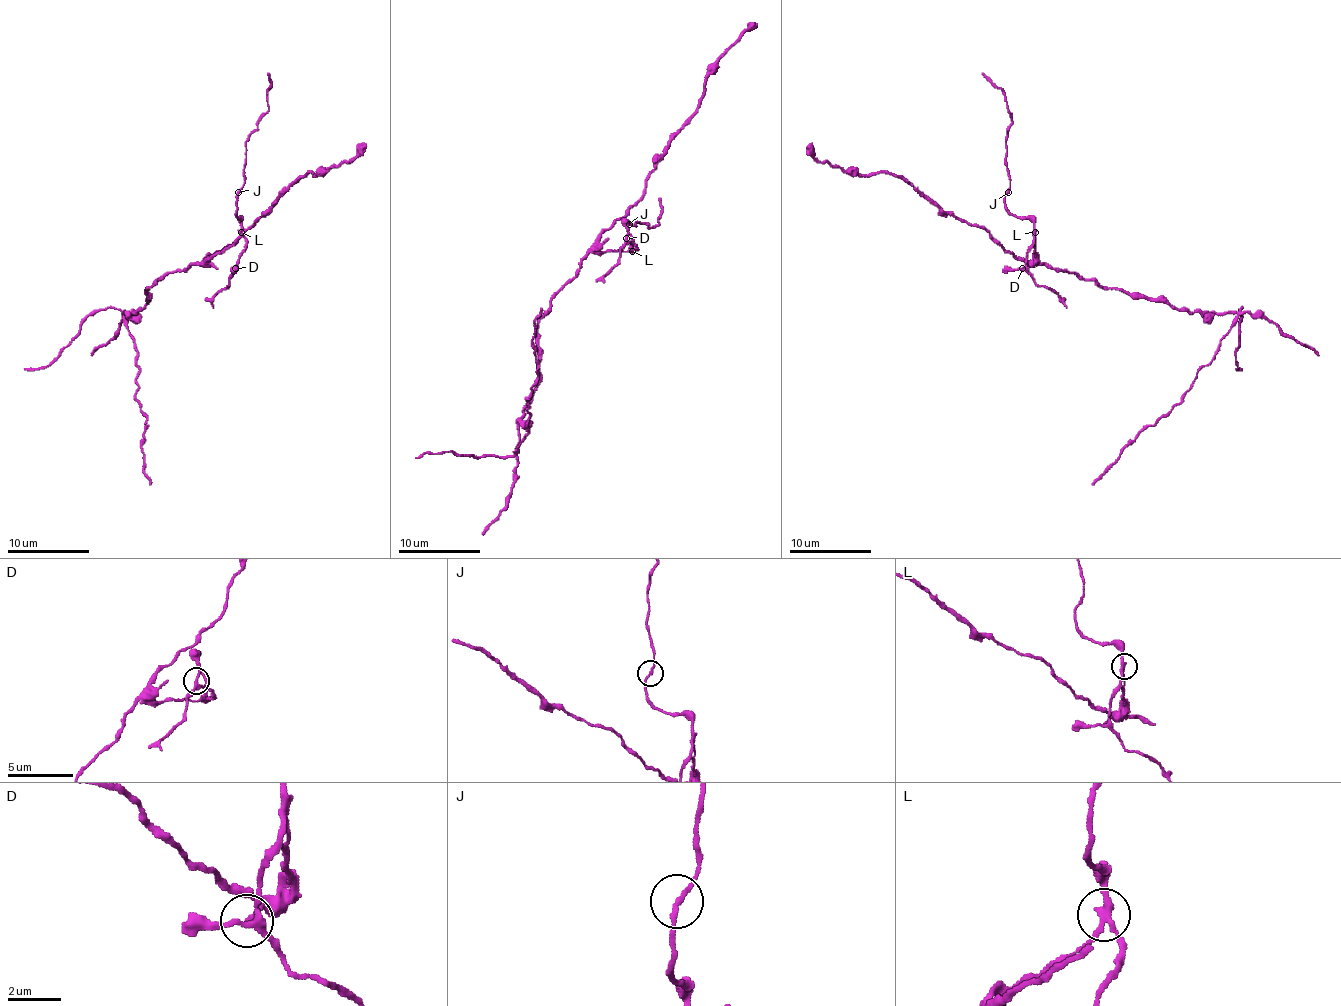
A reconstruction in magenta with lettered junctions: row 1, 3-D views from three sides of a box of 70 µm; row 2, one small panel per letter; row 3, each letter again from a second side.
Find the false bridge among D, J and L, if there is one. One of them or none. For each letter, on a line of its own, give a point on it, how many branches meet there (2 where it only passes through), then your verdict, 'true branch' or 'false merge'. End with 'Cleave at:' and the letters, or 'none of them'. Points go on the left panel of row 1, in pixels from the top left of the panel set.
D: place (235, 268); branches 3; true branch
J: place (238, 192); branches 2; true branch
L: place (241, 232); branches 3; false merge
Cleave at: L

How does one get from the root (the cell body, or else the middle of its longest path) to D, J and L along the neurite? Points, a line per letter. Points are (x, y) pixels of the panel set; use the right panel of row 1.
D: (1092, 281), (1039, 264), (1035, 256), (1035, 237), (1022, 268)
J: (1092, 281), (1037, 262), (1033, 223), (1008, 211), (1004, 203), (1008, 192)
L: (1092, 281), (1039, 264), (1035, 256), (1035, 231)

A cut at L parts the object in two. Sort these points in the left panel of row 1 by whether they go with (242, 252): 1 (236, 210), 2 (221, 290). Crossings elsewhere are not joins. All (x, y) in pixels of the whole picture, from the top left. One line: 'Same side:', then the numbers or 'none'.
Same side: 1, 2

